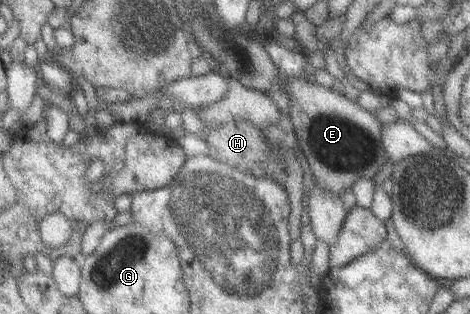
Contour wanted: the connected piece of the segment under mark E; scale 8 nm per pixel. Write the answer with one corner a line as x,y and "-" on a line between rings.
291,78
285,90
289,97
289,118
296,141
315,183
332,195
339,195
360,178
371,179
385,163
381,144
381,123
374,113
358,105
334,88
325,88
312,80

